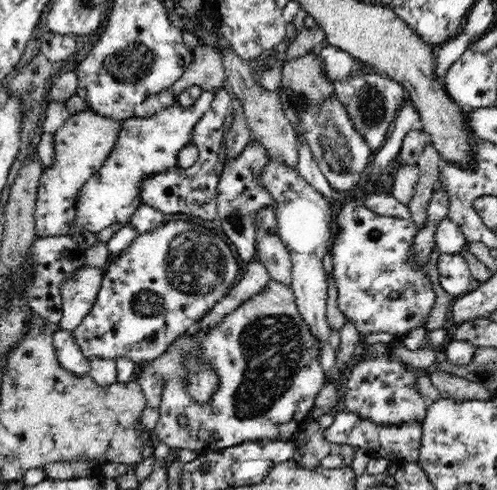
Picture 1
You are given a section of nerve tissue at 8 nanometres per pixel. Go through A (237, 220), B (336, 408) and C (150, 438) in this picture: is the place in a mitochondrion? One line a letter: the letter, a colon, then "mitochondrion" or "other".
A: mitochondrion
B: other
C: other

